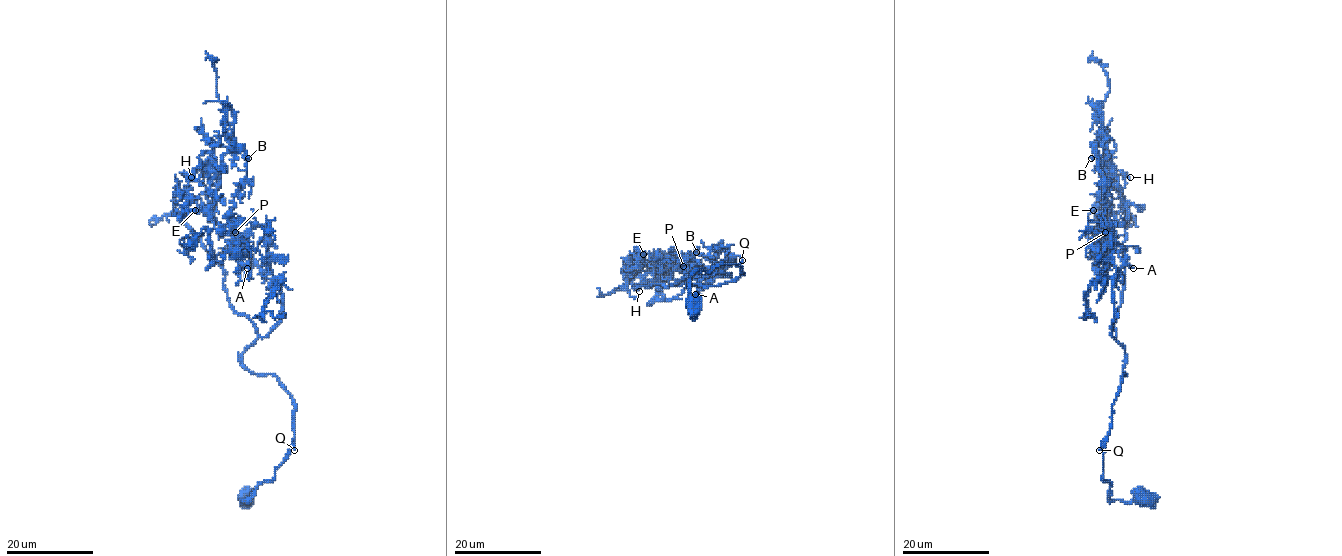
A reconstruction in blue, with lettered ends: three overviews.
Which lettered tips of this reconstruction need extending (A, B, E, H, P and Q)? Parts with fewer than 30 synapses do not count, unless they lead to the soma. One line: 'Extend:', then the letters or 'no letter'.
Extend: H

